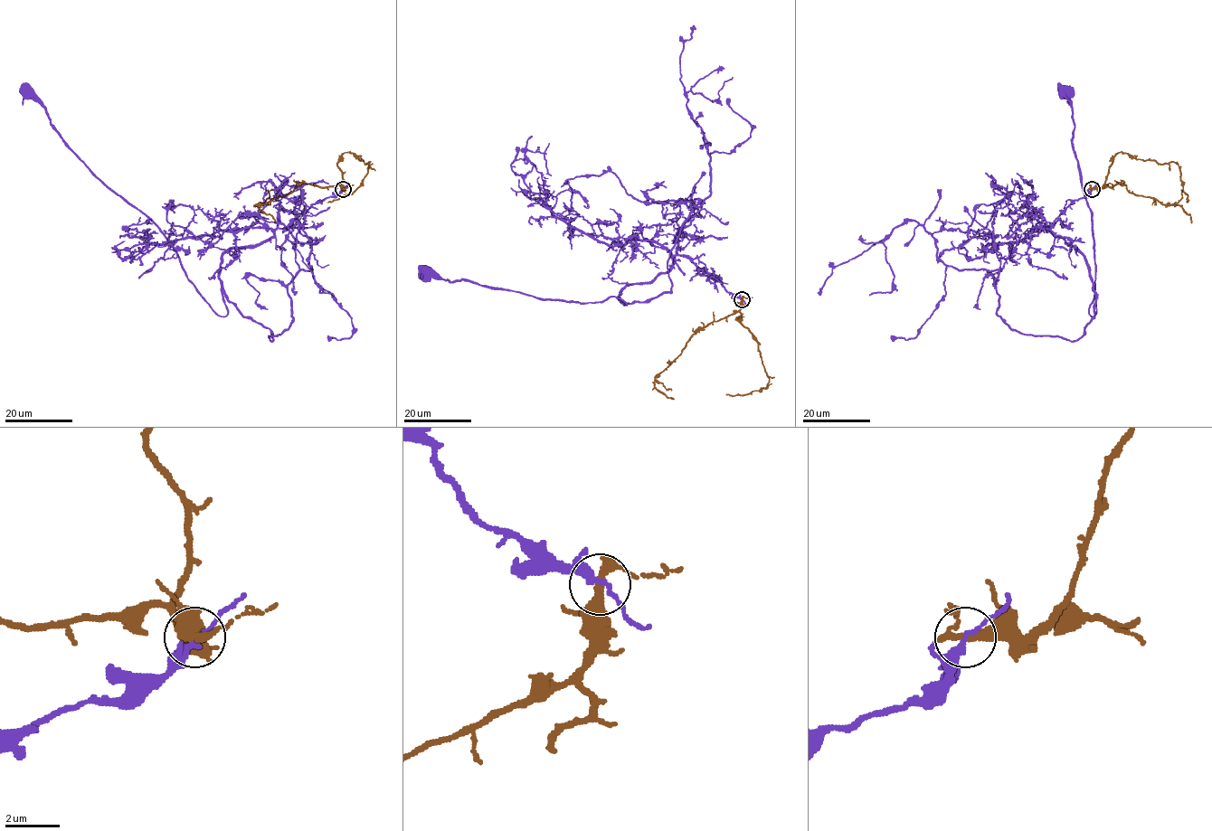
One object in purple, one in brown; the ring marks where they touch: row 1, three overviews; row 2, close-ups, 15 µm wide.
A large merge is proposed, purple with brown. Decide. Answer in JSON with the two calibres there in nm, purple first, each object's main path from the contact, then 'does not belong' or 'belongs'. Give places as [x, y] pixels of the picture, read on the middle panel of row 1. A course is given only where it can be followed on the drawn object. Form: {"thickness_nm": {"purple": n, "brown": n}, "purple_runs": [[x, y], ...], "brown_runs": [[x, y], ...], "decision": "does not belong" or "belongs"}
{"thickness_nm": {"purple": 240, "brown": 280}, "purple_runs": [[742, 299], [677, 255], [667, 270], [620, 291], [627, 304], [610, 296], [540, 299], [426, 271]], "brown_runs": [[742, 299], [741, 315], [736, 318], [758, 344], [769, 382], [766, 388], [752, 392], [726, 394]], "decision": "does not belong"}

